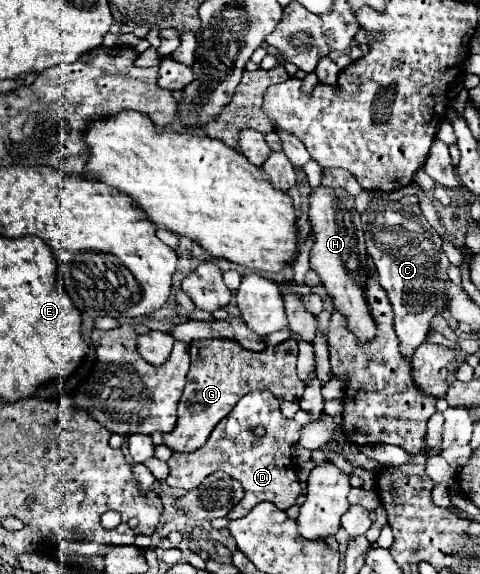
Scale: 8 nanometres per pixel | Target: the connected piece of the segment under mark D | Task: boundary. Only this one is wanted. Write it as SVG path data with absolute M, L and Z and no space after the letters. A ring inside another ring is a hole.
M250 391L234 405L234 411L230 411L230 415L226 415L226 419L222 419L218 427L214 427L208 441L200 449L192 453L174 453L168 459L170 475L166 483L170 487L190 491L198 487L204 477L220 469L232 479L240 481L244 489L242 501L226 515L228 519L240 519L260 501L272 501L286 511L302 493L300 481L294 471L294 461L290 457L290 449L298 443L298 437L300 425L282 415L278 399L270 391ZM256 427L264 429L262 437L254 435Z

